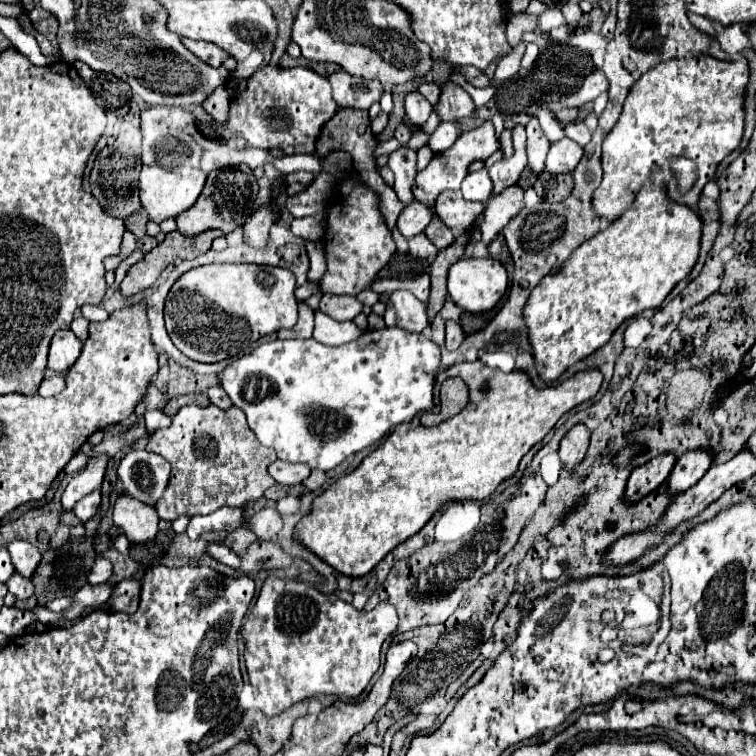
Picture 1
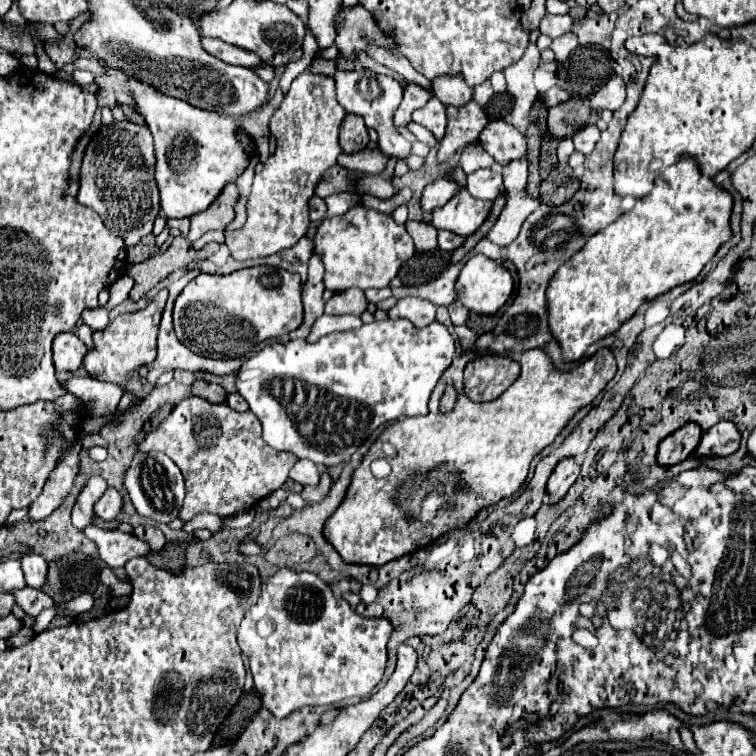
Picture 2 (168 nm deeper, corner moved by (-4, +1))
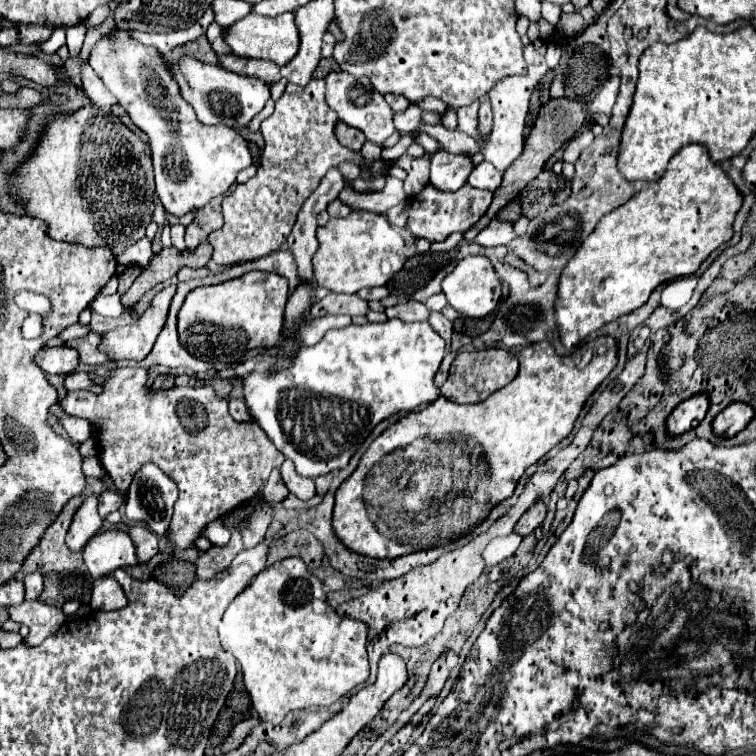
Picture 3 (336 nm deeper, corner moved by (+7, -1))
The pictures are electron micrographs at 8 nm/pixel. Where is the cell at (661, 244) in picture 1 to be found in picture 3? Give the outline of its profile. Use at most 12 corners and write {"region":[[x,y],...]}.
{"region":[[701,144],[603,216],[563,268],[573,350],[695,274],[741,194]]}

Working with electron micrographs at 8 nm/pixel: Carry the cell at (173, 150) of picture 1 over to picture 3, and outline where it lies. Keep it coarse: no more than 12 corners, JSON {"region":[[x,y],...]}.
{"region":[[111,30],[89,64],[147,134],[169,214],[203,208],[251,164],[207,126],[163,54]]}

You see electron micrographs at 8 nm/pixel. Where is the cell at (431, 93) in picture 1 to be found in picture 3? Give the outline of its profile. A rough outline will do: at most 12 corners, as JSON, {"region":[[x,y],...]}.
{"region":[[385,94],[393,112],[401,112],[411,102],[401,94]]}

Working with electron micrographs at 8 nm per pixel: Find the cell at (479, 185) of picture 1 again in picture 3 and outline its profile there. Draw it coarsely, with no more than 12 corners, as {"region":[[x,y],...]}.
{"region":[[489,162],[473,168],[467,184],[481,190],[495,190],[503,174]]}

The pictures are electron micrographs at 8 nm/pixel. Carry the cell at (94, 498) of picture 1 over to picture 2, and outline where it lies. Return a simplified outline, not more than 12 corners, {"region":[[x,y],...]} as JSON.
{"region":[[108,488],[96,502],[102,520],[114,520],[122,512],[122,496]]}

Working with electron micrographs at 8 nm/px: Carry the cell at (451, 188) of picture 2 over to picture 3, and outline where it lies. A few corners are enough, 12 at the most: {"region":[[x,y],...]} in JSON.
{"region":[[441,150],[431,158],[431,186],[455,192],[473,164],[469,156]]}

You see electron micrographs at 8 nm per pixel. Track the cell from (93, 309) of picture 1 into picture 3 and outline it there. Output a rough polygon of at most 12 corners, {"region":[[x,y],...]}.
{"region":[[83,324],[69,326],[59,338],[71,340],[91,332],[89,326]]}

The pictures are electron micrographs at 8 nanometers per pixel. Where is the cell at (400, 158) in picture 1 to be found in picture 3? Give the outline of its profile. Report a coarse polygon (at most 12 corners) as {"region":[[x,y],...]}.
{"region":[[331,72],[327,104],[381,146],[393,110],[367,78]]}

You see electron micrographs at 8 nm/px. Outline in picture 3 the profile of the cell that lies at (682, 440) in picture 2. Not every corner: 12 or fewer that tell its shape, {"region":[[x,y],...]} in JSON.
{"region":[[691,396],[667,418],[667,434],[681,436],[705,418],[709,402]]}

